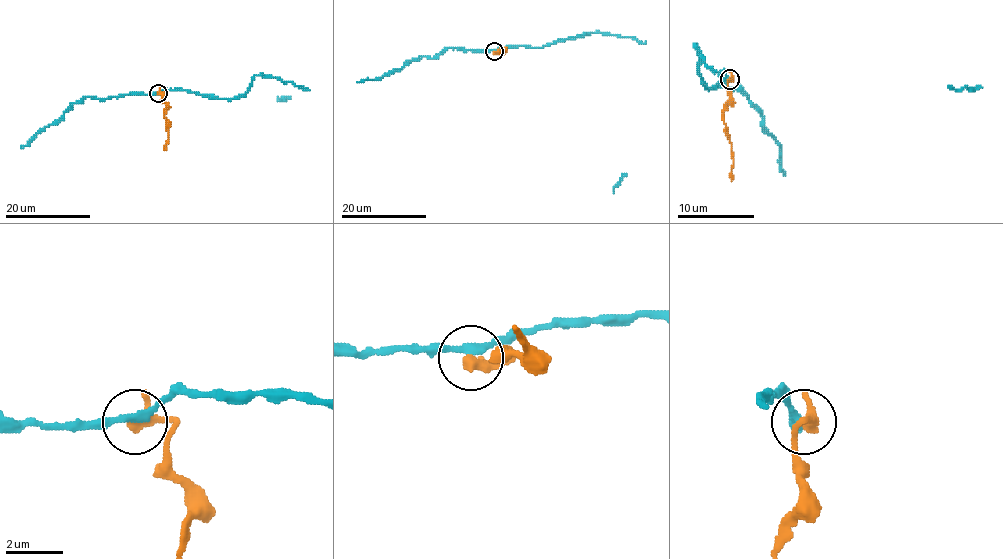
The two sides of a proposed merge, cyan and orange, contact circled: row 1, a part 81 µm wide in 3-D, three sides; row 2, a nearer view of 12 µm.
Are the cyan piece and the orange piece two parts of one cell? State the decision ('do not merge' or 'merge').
do not merge

